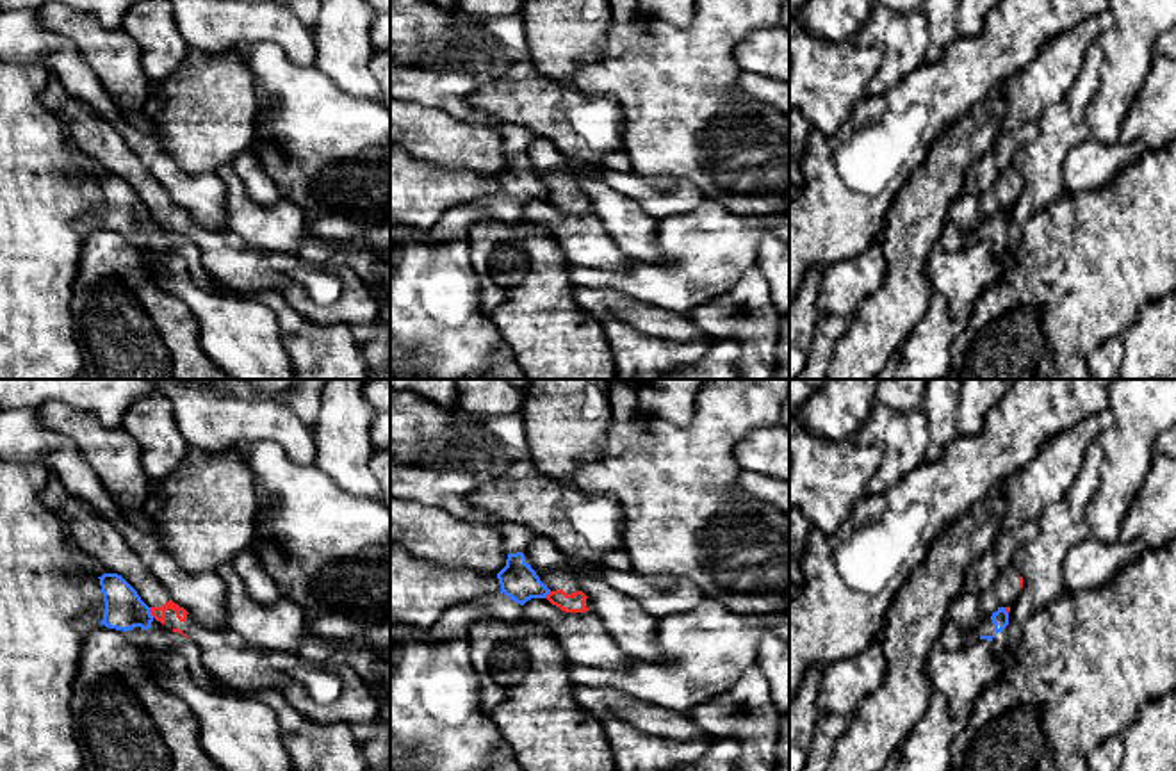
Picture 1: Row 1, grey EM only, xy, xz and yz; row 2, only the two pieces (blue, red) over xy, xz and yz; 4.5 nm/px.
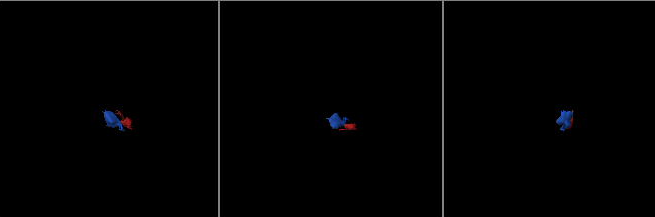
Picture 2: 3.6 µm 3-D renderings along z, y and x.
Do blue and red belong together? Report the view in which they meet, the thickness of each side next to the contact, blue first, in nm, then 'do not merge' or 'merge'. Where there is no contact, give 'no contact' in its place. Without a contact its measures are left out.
contact in xy; calibres 180 and 60 nm; do not merge

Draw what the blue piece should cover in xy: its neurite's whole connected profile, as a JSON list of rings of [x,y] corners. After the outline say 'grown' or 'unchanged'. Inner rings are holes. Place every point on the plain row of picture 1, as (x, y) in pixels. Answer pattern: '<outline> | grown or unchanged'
[[[103,174],[98,180],[105,203],[102,226],[123,231],[146,258],[171,249],[171,233],[151,217],[150,208],[121,176]]] | grown

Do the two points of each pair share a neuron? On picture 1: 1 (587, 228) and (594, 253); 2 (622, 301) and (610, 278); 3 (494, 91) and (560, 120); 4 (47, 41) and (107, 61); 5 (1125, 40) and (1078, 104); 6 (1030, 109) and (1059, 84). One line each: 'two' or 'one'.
1: one
2: two
3: one
4: two
5: two
6: one

